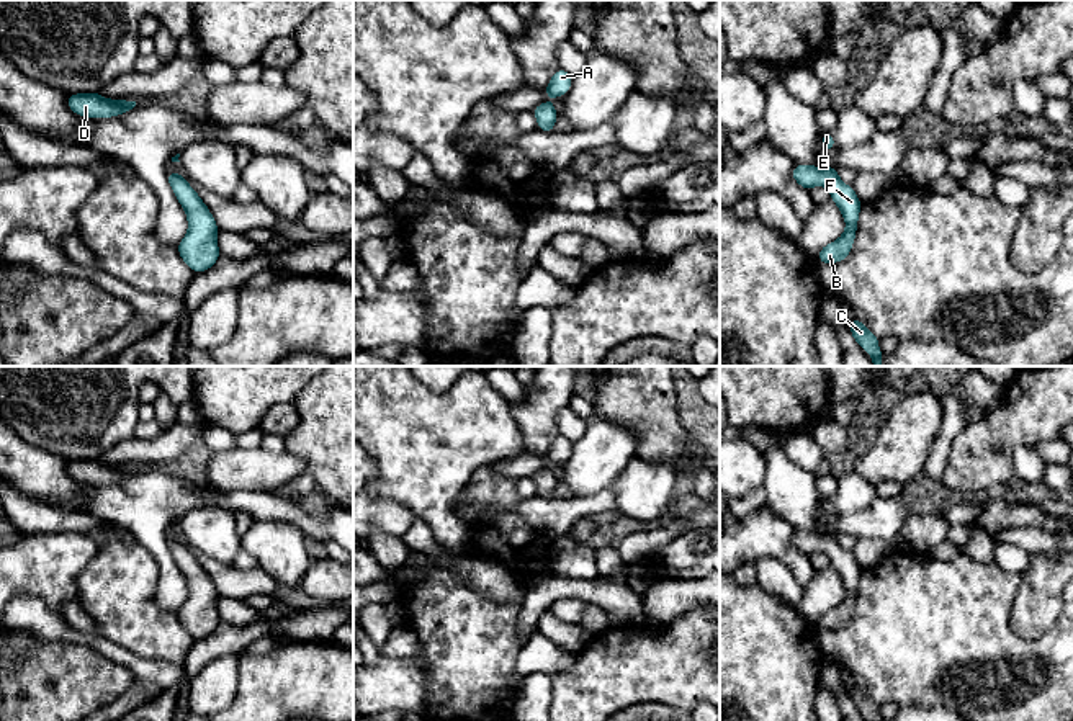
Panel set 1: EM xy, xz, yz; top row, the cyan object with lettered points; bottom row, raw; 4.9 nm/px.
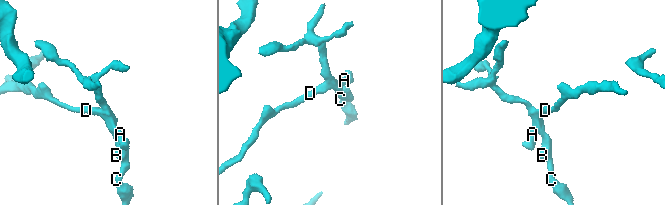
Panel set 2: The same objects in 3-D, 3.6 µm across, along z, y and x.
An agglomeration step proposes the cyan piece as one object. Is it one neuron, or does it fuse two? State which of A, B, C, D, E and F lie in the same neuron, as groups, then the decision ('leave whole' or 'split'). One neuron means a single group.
A B C D E F; leave whole

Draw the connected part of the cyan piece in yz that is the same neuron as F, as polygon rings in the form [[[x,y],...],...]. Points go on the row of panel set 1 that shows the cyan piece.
[[[795,165],[792,170],[792,177],[806,191],[818,185],[826,186],[829,190],[831,201],[836,203],[846,221],[846,231],[839,239],[821,247],[818,262],[837,263],[846,260],[855,240],[857,221],[862,206],[862,201],[855,195],[852,185],[842,183],[839,178],[839,172],[831,165]]]

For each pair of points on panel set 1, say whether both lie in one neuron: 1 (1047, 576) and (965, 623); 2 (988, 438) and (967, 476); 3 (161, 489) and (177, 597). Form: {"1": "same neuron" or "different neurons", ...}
{"1": "different neurons", "2": "same neuron", "3": "same neuron"}

